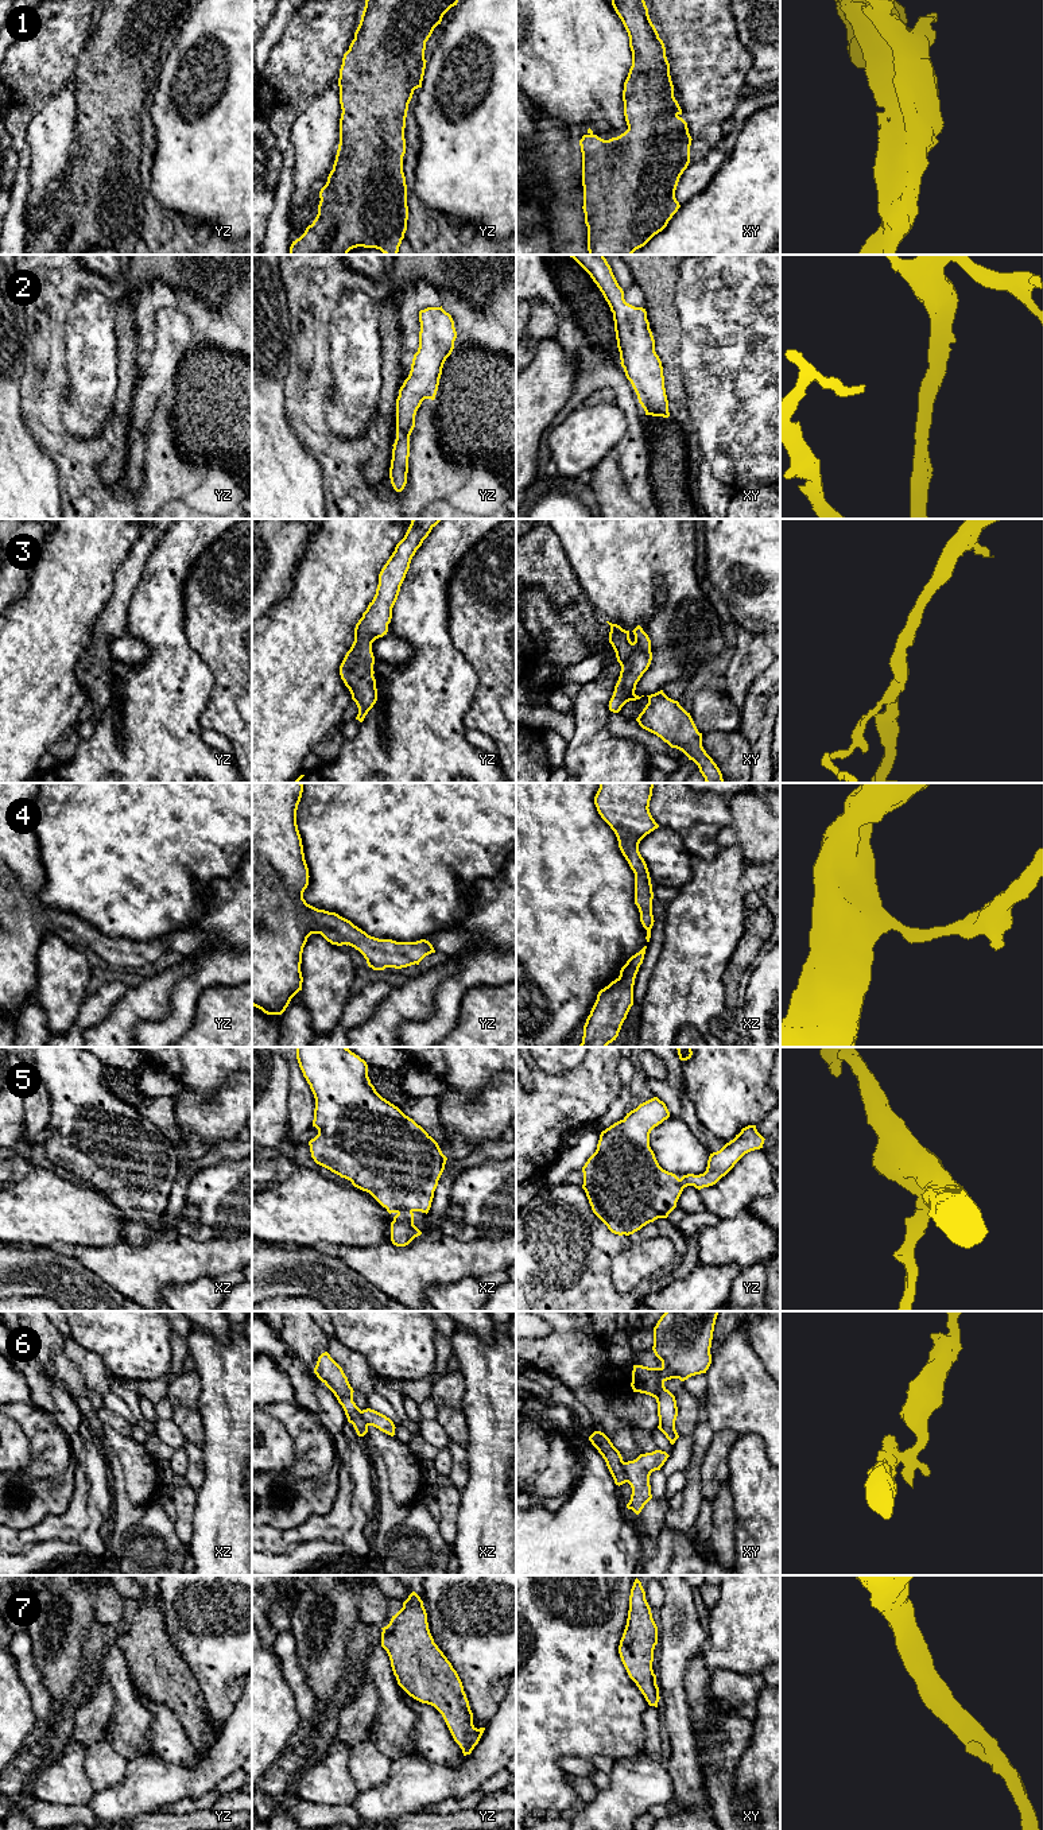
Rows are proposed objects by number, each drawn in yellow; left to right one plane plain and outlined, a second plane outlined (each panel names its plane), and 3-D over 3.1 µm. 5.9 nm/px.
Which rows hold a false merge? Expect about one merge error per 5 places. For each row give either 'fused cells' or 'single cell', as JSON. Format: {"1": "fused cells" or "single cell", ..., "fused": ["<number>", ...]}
{"1": "single cell", "2": "single cell", "3": "single cell", "4": "single cell", "5": "single cell", "6": "fused cells", "7": "single cell", "fused": ["6"]}

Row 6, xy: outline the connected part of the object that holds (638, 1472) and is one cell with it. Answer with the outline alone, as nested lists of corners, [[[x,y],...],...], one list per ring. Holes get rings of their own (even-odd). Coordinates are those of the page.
[[[655,1450],[640,1454],[636,1459],[624,1463],[627,1482],[632,1488],[627,1508],[632,1509],[636,1515],[639,1515],[644,1505],[652,1498],[650,1485],[651,1473],[660,1470],[668,1457],[666,1451]]]

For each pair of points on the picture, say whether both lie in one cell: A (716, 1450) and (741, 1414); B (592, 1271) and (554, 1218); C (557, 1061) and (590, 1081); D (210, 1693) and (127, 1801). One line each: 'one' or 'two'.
A: two
B: one
C: two
D: two

